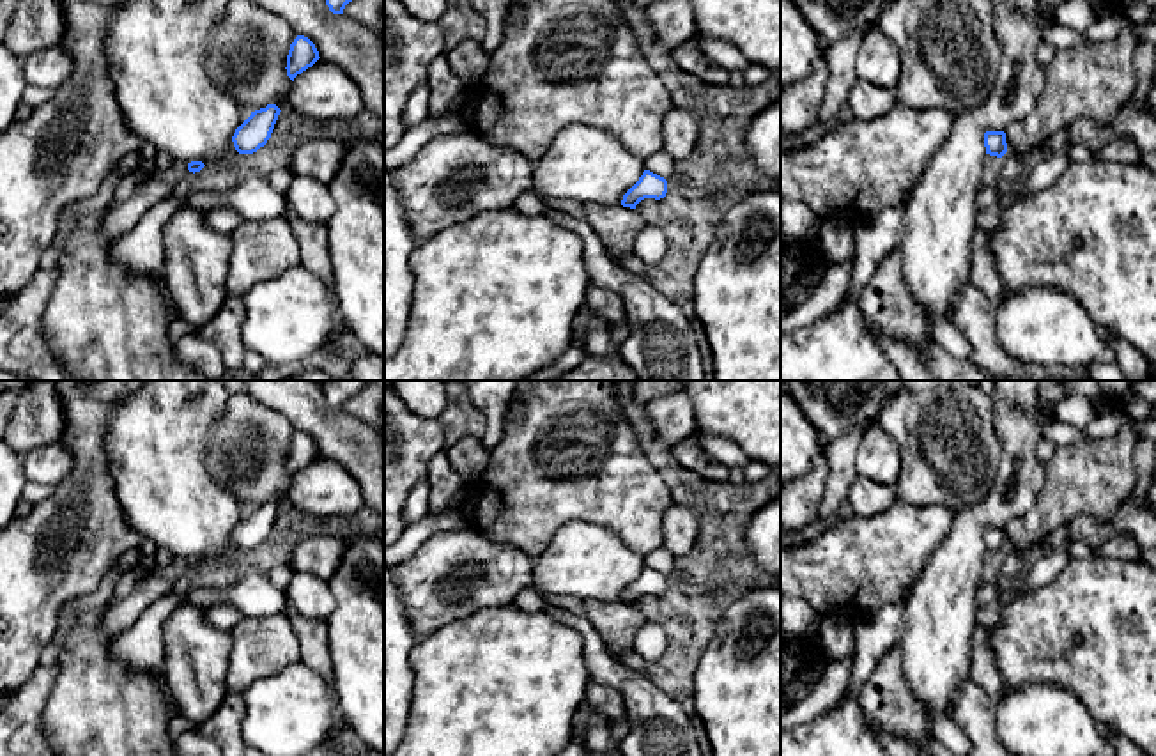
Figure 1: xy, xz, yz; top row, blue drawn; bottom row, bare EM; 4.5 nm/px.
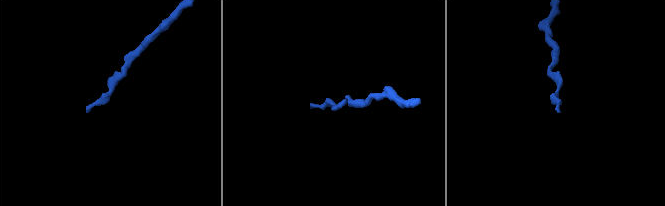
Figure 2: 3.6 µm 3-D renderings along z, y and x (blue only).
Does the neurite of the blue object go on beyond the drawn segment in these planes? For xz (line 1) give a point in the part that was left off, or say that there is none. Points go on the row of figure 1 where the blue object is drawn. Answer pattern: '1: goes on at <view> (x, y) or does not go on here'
1: does not go on here

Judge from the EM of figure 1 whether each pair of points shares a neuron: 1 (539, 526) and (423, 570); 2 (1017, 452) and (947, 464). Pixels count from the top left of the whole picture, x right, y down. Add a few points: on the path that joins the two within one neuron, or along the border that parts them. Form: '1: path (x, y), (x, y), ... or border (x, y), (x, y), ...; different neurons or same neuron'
1: border (475, 526), (501, 544), (521, 547), (533, 558); different neurons
2: border (994, 413), (1001, 462), (997, 477), (986, 493); different neurons

